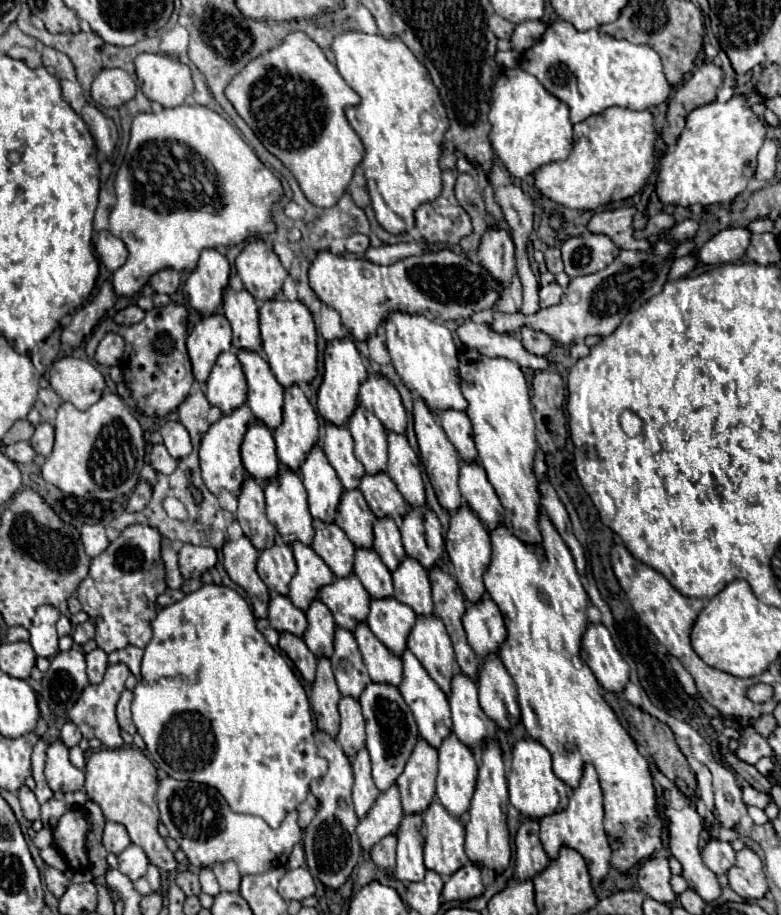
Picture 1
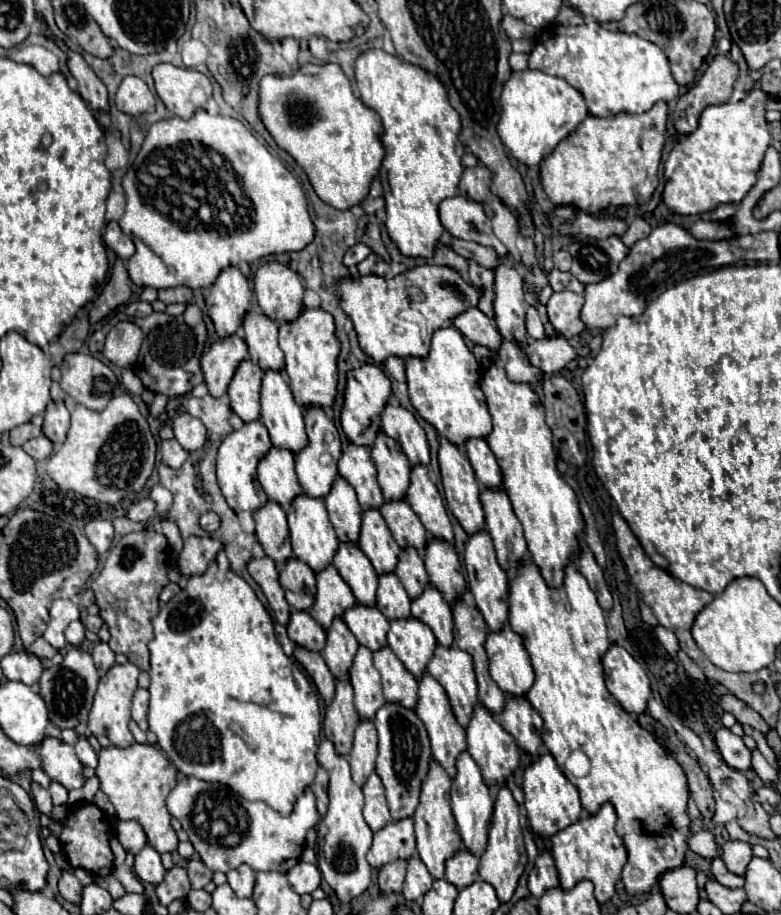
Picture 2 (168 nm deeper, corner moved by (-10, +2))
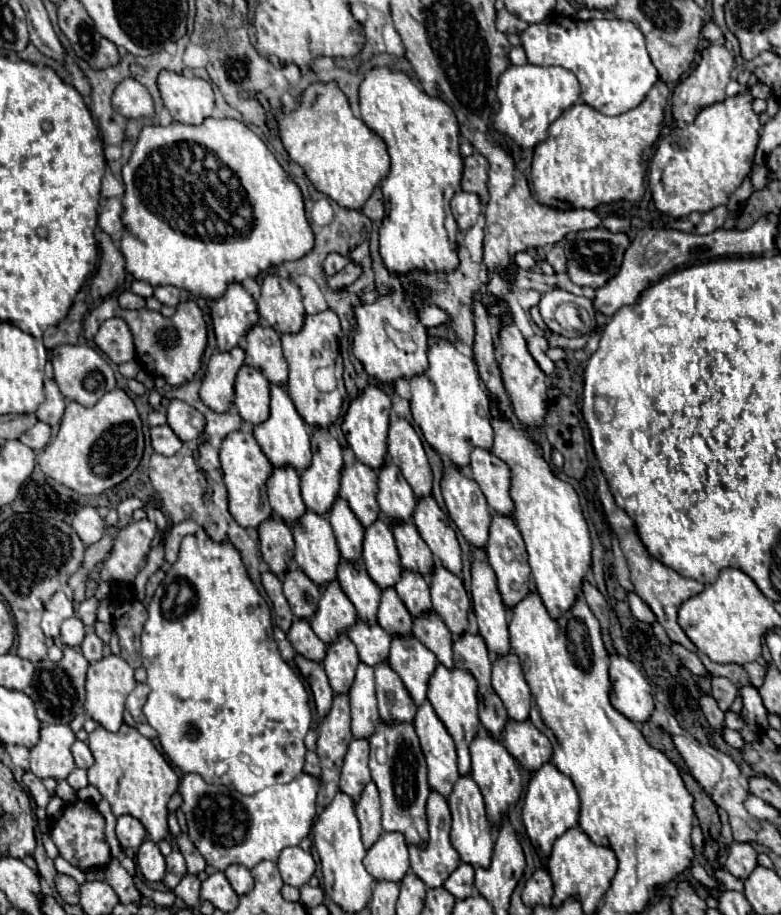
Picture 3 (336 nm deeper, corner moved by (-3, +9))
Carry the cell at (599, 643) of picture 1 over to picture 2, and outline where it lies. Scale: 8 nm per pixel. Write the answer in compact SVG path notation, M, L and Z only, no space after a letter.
M611 644L601 656L605 684L617 702L627 710L641 714L647 708L651 686L641 664L619 644Z

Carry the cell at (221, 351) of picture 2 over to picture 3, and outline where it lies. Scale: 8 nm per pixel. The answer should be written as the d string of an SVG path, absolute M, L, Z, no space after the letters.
M240 347L228 353L216 353L208 361L208 375L200 389L200 399L212 411L228 411L234 401L234 381L238 369L244 365L244 351Z

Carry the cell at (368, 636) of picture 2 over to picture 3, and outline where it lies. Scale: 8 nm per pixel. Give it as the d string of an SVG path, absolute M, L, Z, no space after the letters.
M358 619L358 623L348 631L348 637L356 645L362 663L374 667L378 663L388 661L392 637L380 625L368 625Z

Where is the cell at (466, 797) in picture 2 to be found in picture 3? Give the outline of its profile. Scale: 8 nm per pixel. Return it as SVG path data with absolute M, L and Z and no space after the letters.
M470 775L458 779L458 783L454 785L454 791L448 799L448 805L452 811L450 841L452 841L452 847L458 851L462 863L468 863L472 867L490 867L492 849L494 849L494 835L492 835L490 821L486 817L482 793Z

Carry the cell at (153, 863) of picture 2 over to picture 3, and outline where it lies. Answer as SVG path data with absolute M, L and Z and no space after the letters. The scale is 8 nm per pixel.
M146 839L140 845L138 855L136 855L136 865L148 883L156 883L156 881L164 879L164 873L166 873L164 855L160 853L158 845L152 839Z

